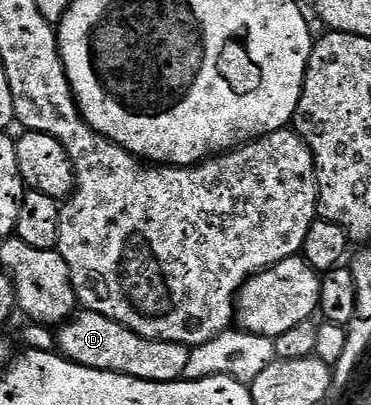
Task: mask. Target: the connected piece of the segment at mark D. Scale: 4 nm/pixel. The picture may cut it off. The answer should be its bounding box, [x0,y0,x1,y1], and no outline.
[56,309,191,382]

